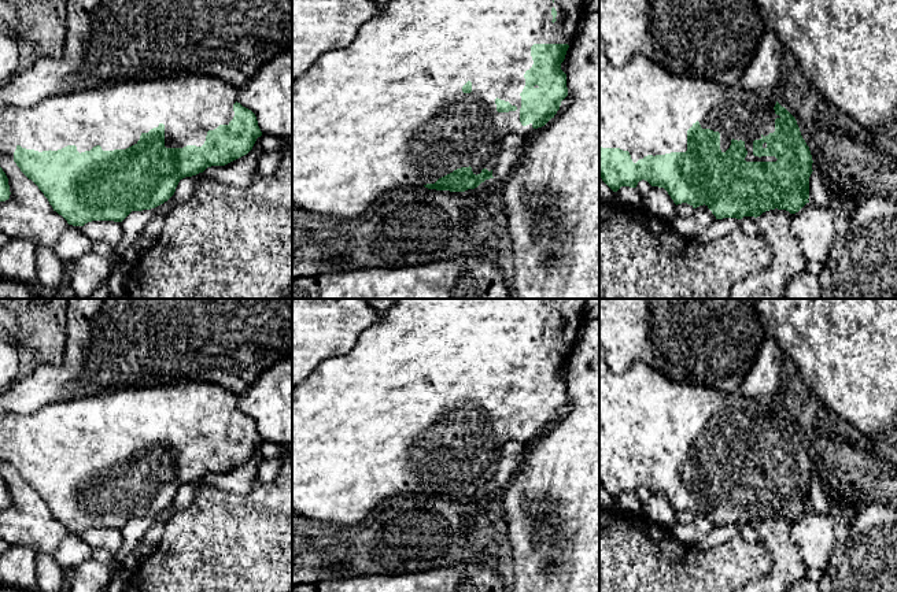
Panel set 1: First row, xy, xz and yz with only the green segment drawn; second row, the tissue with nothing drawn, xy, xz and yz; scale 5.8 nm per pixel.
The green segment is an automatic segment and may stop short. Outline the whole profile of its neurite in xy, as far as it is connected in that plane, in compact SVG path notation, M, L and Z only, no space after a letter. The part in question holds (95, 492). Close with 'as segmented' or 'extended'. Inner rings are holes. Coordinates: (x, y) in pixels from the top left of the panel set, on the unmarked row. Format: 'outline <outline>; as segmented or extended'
outline M213 382L165 384L52 403L29 415L0 419L0 465L12 466L69 532L122 529L132 518L167 508L185 484L247 462L262 439L255 421L237 408L239 395Z; extended

